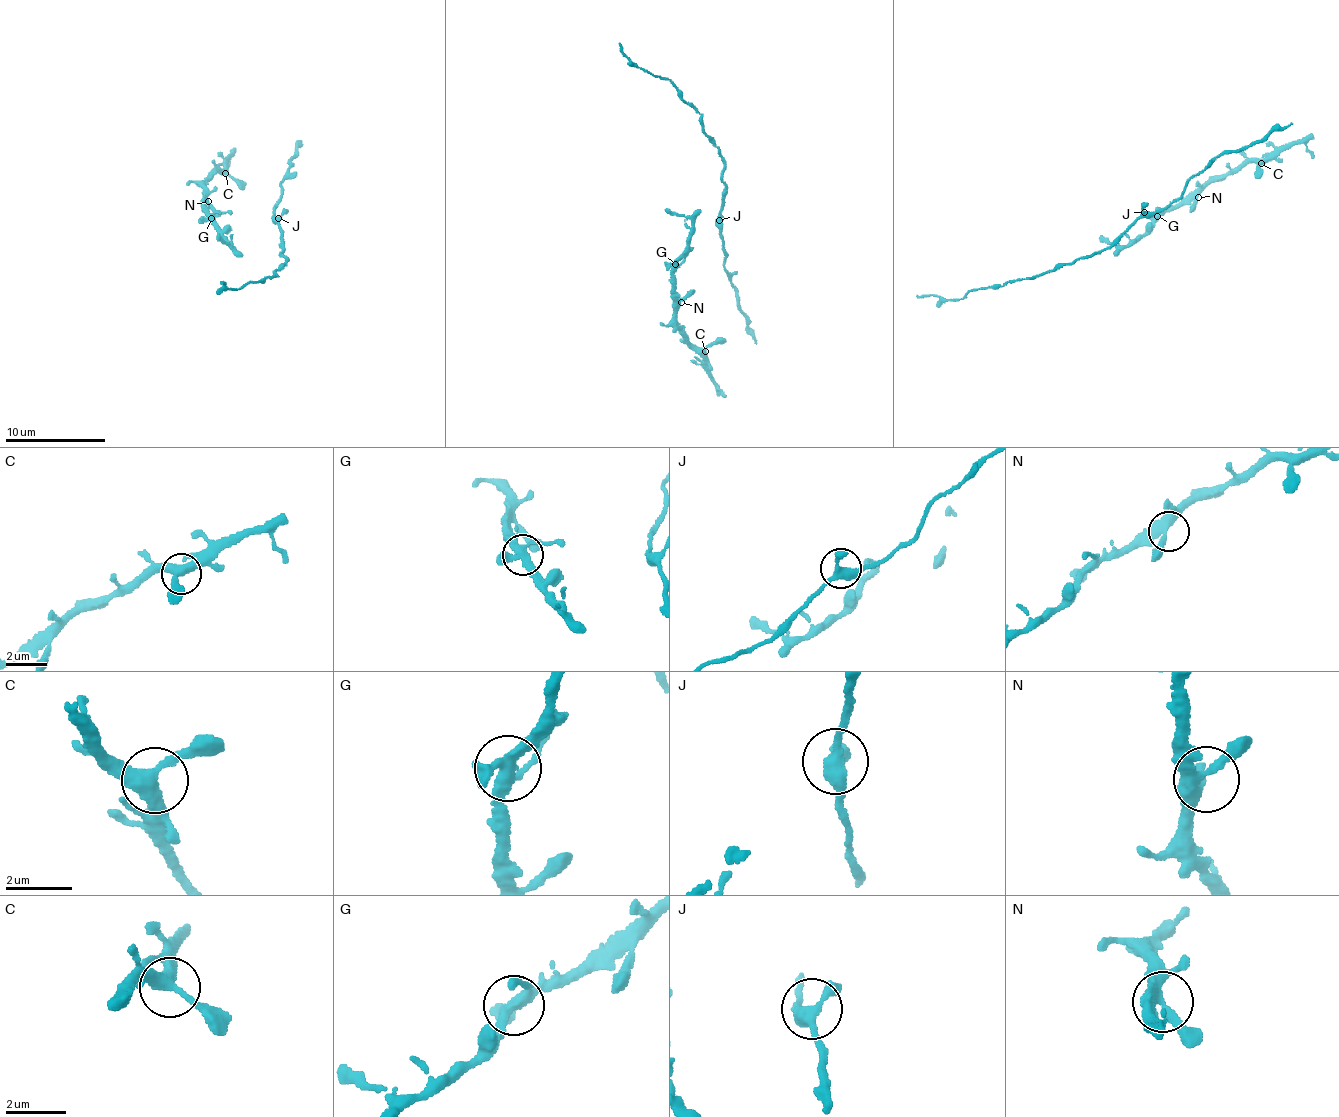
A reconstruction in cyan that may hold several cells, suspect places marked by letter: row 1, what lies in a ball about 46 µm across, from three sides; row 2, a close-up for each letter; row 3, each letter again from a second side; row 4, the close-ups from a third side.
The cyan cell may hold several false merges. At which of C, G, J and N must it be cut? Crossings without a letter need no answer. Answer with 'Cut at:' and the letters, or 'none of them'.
Cut at: none of them

